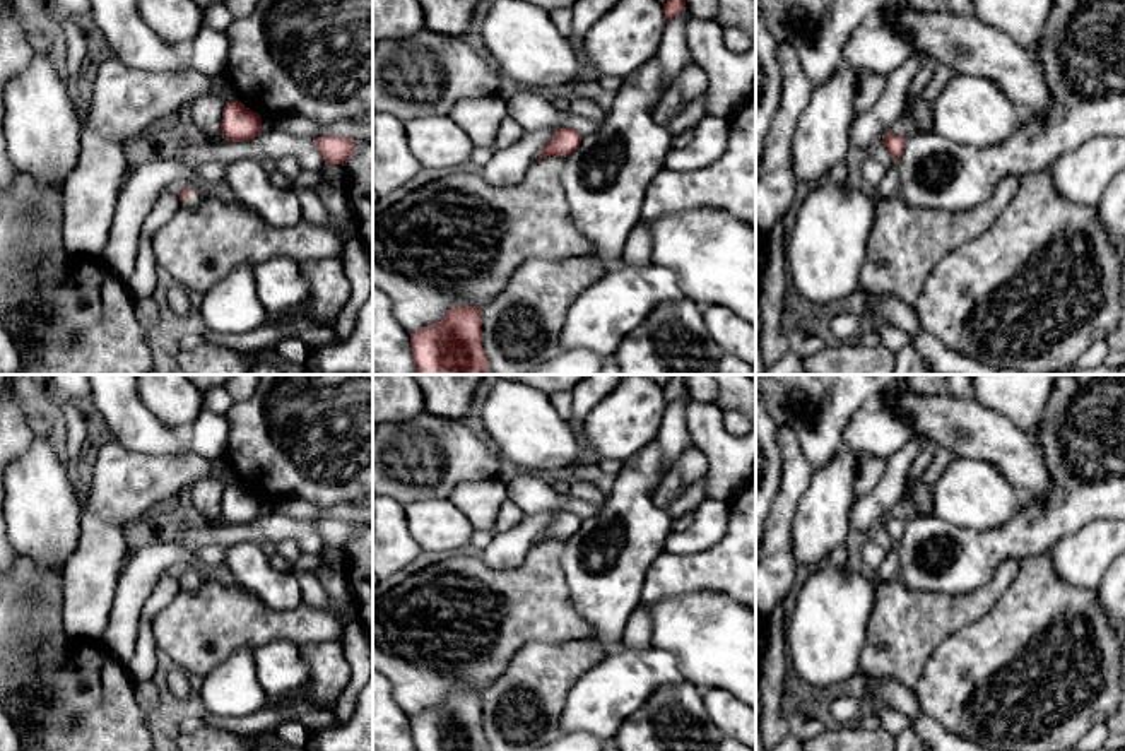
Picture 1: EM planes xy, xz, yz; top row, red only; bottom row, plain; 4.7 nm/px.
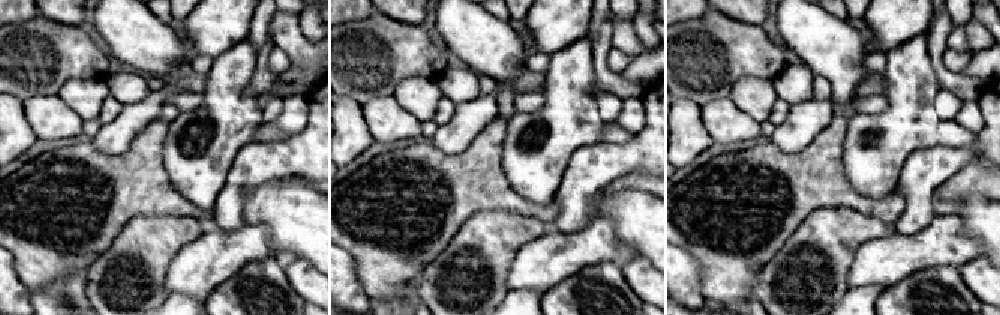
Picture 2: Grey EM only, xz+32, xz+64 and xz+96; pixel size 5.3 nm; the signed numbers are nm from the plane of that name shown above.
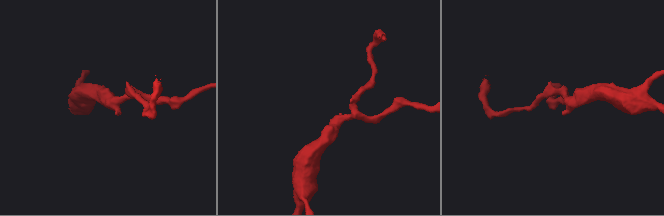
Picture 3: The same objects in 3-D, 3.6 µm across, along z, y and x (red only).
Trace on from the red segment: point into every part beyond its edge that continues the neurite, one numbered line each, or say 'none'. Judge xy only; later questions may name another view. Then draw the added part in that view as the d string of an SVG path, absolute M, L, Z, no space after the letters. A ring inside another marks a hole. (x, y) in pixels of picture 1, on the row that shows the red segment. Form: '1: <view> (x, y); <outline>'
1: xy (195, 197); M188 185L188 190L190 190L190 197L186 200L180 200L180 204L181 207L191 209L191 207L197 207L203 200L203 195L193 185Z

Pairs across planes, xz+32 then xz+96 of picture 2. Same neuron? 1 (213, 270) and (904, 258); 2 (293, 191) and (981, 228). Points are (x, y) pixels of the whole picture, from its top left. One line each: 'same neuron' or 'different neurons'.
1: same neuron
2: same neuron

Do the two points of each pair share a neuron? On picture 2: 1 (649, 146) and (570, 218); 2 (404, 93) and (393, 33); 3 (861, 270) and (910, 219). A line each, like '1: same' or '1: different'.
1: same
2: different
3: different

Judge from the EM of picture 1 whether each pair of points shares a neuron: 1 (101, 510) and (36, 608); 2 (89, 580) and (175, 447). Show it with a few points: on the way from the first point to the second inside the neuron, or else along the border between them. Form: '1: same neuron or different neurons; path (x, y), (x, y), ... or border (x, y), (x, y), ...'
1: different neurons; border (60, 575), (62, 616)
2: different neurons; border (188, 447), (176, 455), (130, 452)

